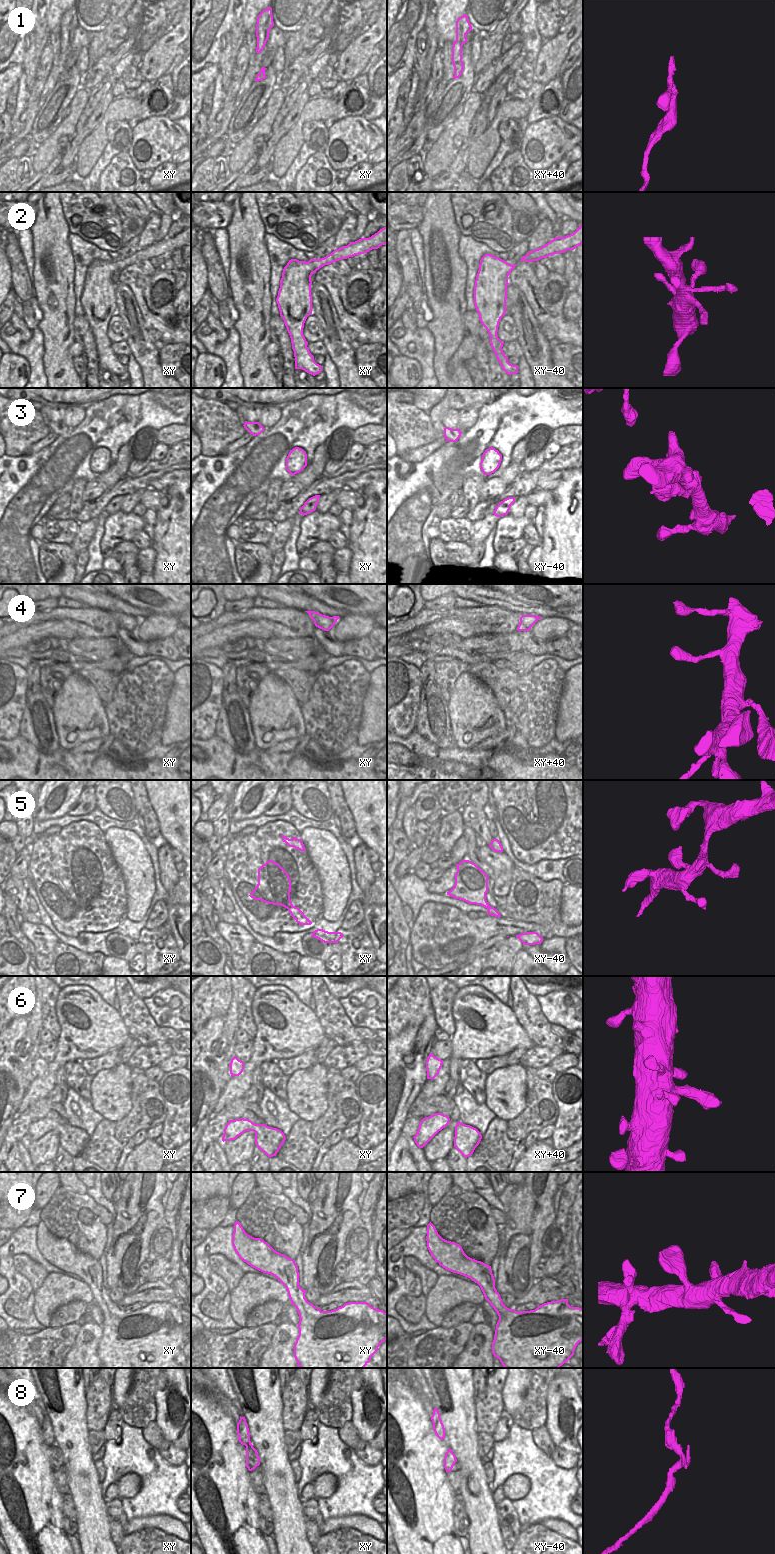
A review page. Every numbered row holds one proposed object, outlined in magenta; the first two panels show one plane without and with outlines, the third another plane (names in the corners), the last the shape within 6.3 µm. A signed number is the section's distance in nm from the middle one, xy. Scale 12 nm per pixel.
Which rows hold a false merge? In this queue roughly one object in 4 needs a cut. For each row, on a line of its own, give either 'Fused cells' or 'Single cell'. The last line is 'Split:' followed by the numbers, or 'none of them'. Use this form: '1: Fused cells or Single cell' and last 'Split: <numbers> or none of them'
1: Fused cells
2: Single cell
3: Single cell
4: Single cell
5: Single cell
6: Single cell
7: Single cell
8: Fused cells
Split: 1, 8.

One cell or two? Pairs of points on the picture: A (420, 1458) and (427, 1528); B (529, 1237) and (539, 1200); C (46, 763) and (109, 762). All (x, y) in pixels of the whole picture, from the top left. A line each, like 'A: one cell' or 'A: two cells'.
A: one cell
B: one cell
C: one cell

